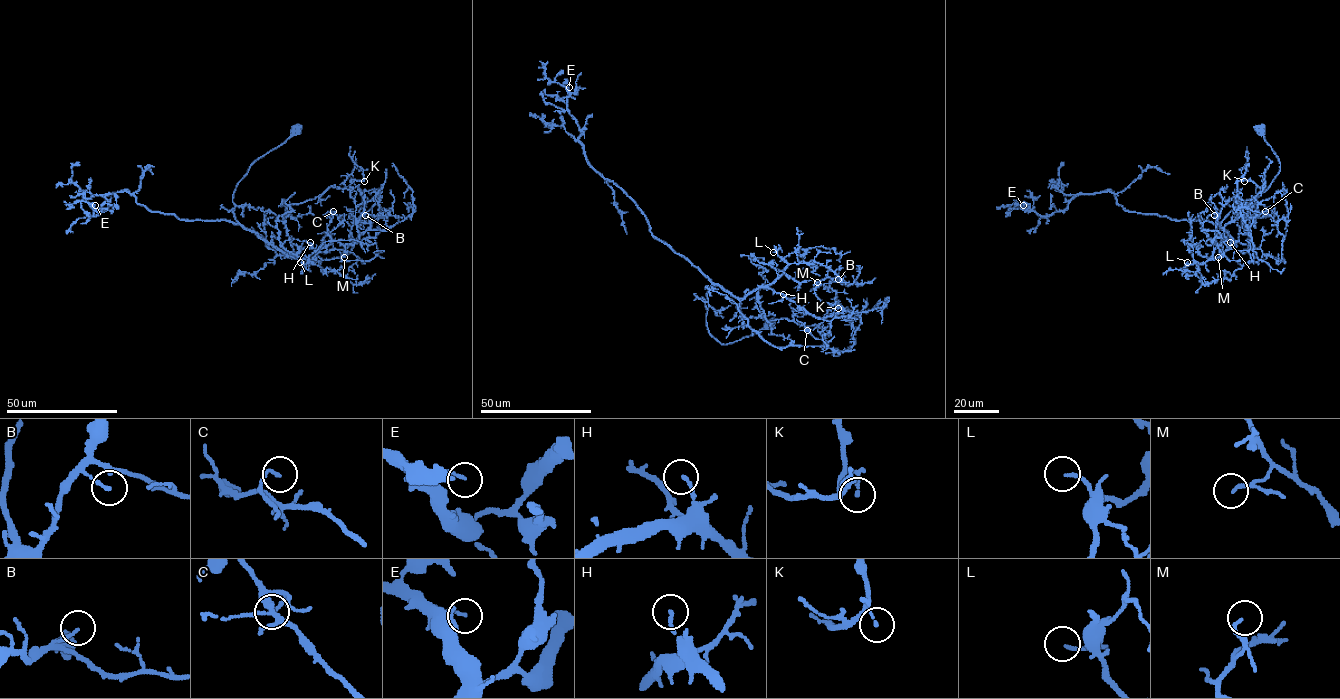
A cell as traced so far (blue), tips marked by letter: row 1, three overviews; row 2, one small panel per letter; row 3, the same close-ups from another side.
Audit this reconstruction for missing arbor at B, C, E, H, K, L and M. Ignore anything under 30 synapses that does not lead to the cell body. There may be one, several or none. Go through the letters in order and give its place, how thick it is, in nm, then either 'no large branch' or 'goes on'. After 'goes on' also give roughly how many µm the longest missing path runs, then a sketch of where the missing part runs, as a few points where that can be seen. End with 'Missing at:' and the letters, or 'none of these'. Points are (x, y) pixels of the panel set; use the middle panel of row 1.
B: (838, 279) | 130 nm | no large branch
C: (807, 330) | 120 nm | no large branch
E: (569, 87) | 110 nm | no large branch
H: (783, 294) | 120 nm | no large branch
K: (838, 308) | 70 nm | no large branch
L: (773, 252) | 120 nm | no large branch
M: (817, 282) | 130 nm | no large branch
Missing at: none of these

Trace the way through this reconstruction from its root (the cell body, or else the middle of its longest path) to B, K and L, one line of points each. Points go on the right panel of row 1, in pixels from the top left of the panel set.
B: (1261, 129), (1280, 170), (1256, 198), (1222, 221), (1234, 242), (1209, 259), (1218, 246), (1214, 215)
K: (1261, 129), (1280, 170), (1222, 221), (1234, 240), (1223, 254), (1224, 226), (1251, 211), (1260, 190), (1244, 181)
L: (1261, 129), (1278, 158), (1279, 171), (1256, 198), (1222, 221), (1221, 228), (1234, 242), (1220, 257), (1187, 262)

